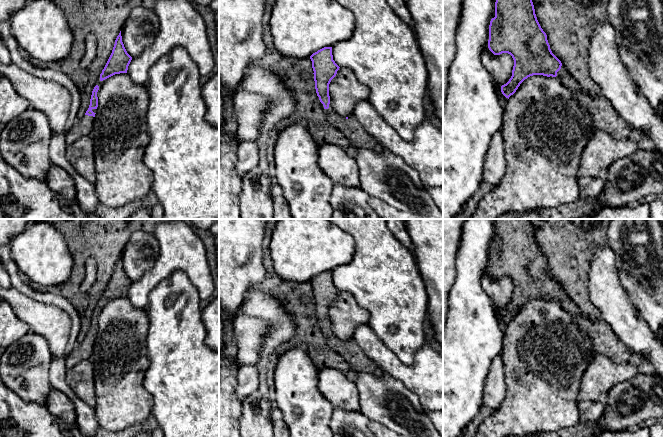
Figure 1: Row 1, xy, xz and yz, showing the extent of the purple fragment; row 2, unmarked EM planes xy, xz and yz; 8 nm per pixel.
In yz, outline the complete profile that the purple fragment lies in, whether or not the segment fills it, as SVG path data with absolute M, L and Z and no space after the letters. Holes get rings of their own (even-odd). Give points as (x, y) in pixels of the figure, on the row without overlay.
M497 219L495 241L489 249L488 272L494 279L508 277L514 284L512 300L501 310L509 323L530 300L557 301L592 339L593 351L615 363L629 361L630 350L603 319L585 319L580 309L552 277L530 219Z

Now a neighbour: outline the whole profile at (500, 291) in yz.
M486 272L481 278L481 285L493 304L500 327L505 331L508 322L502 318L501 310L506 308L512 300L514 290L512 280L508 277L494 279L489 272Z

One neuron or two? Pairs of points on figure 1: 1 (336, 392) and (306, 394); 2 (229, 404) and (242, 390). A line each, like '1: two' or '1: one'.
1: two
2: two

